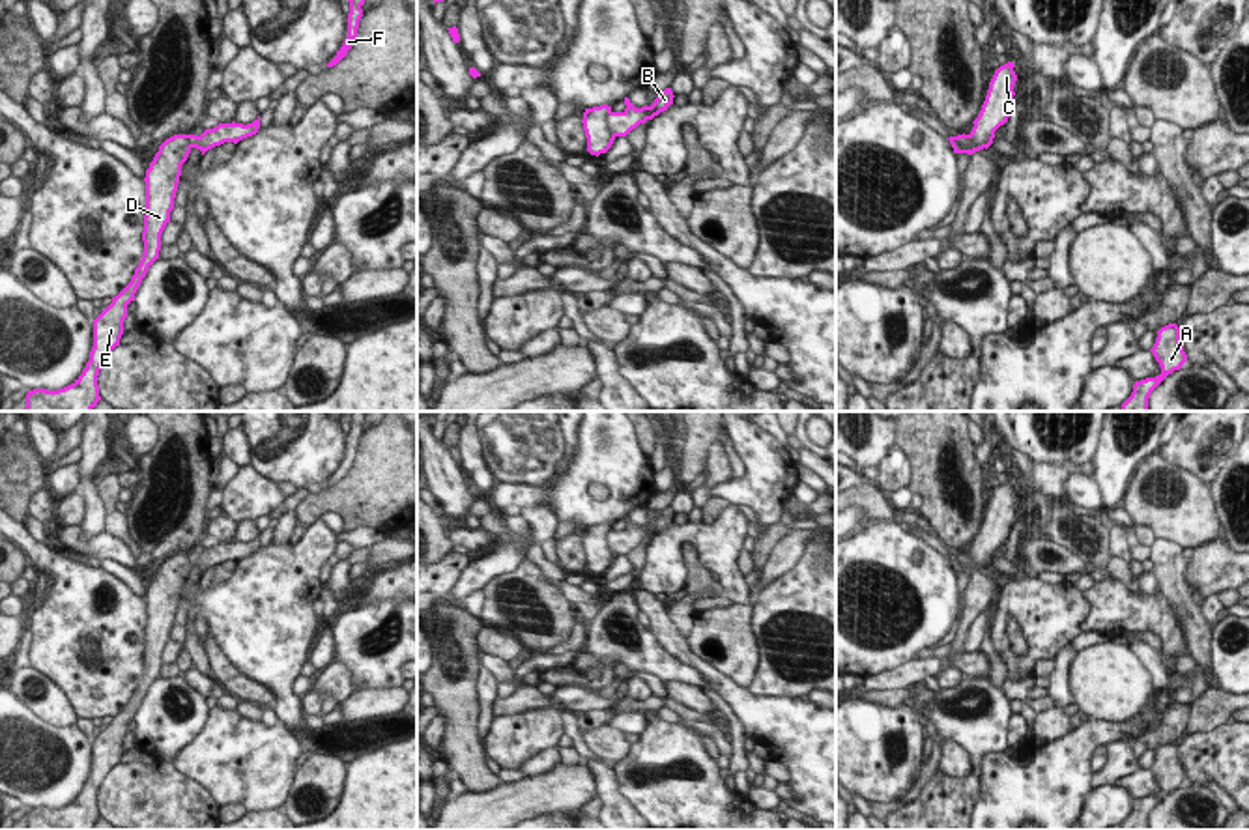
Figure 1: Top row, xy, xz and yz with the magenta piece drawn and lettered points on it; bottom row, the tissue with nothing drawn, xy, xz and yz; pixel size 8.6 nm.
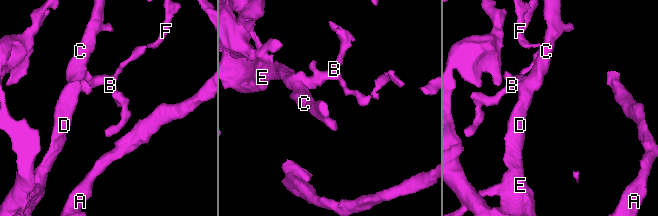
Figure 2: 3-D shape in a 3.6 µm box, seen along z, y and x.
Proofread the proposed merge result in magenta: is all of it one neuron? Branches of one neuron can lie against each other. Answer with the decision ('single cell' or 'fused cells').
fused cells

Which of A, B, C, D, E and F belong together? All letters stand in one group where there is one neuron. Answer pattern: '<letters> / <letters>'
A C D E / B F

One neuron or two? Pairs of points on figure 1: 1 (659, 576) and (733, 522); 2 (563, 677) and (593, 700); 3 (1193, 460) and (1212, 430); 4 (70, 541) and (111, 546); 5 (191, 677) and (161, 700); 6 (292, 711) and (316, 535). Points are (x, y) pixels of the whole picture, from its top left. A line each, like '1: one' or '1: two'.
1: one
2: two
3: one
4: one
5: two
6: one

